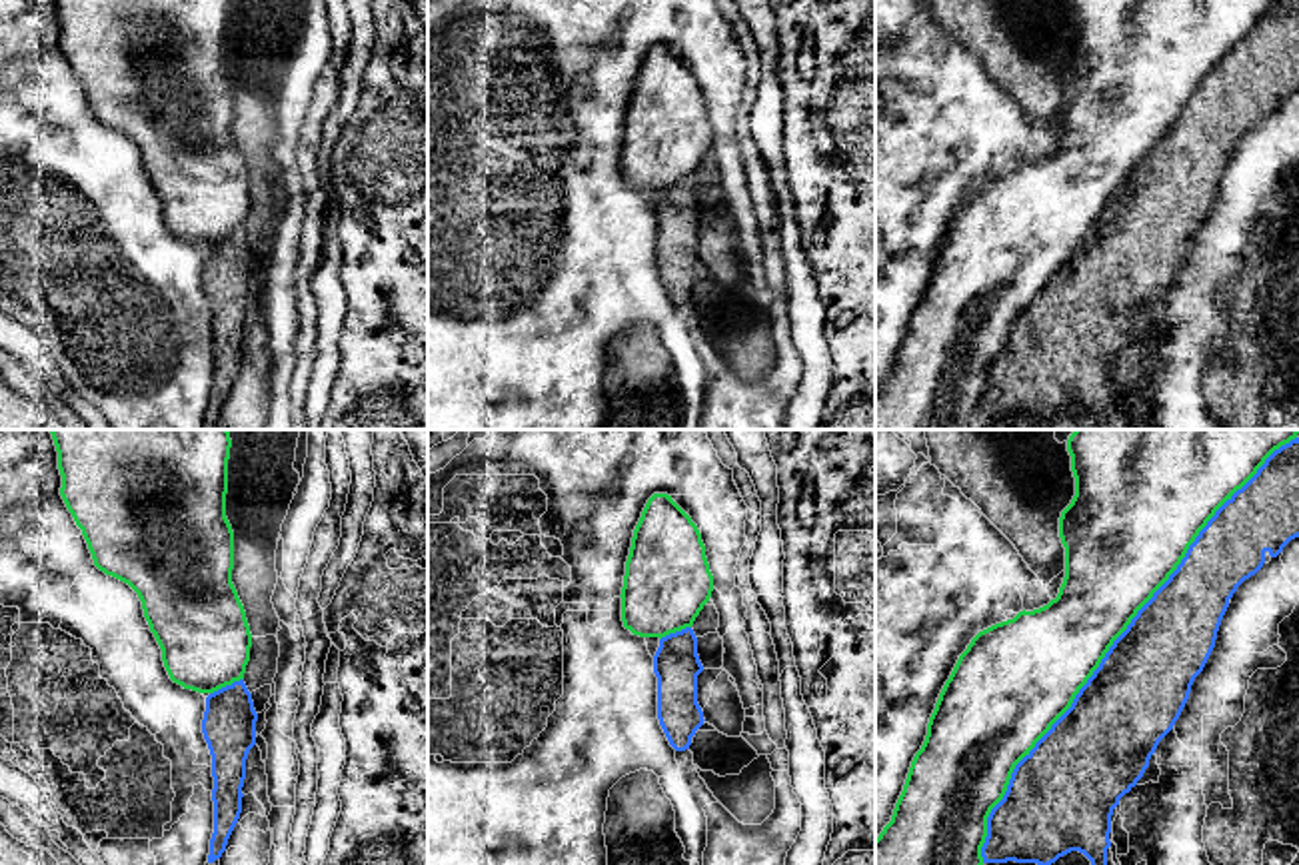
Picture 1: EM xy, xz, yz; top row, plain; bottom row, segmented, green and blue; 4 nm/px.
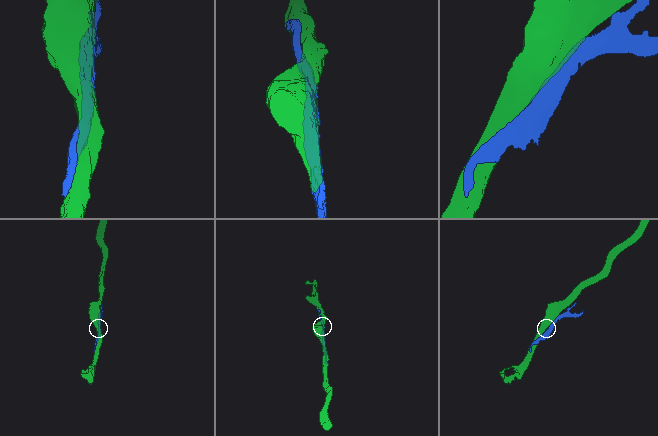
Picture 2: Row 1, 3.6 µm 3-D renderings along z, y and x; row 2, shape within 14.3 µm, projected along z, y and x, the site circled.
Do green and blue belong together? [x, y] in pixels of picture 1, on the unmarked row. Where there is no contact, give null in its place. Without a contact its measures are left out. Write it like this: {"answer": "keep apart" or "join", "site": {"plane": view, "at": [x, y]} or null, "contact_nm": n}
{"answer": "keep apart", "site": {"plane": "yz", "at": [1106, 204]}, "contact_nm": 2050}

